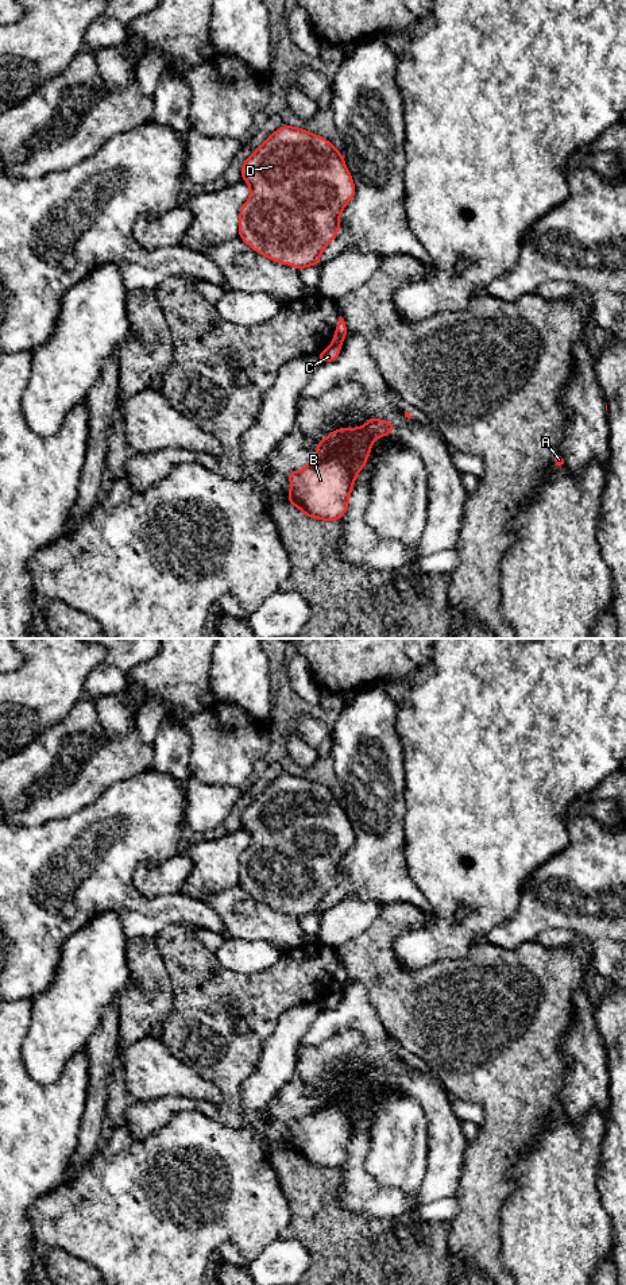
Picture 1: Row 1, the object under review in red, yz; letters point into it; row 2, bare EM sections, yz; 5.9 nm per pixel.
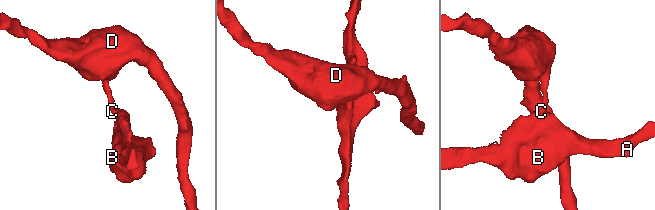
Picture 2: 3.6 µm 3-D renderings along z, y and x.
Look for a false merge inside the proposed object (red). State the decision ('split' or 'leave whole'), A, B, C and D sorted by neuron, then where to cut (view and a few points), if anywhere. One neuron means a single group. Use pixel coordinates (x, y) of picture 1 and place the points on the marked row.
split; A B C / D; cut in yz along (332, 343), (340, 346)

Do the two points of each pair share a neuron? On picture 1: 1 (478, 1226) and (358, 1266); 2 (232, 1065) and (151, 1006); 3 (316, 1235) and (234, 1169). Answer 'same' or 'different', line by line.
1: different
2: different
3: different

